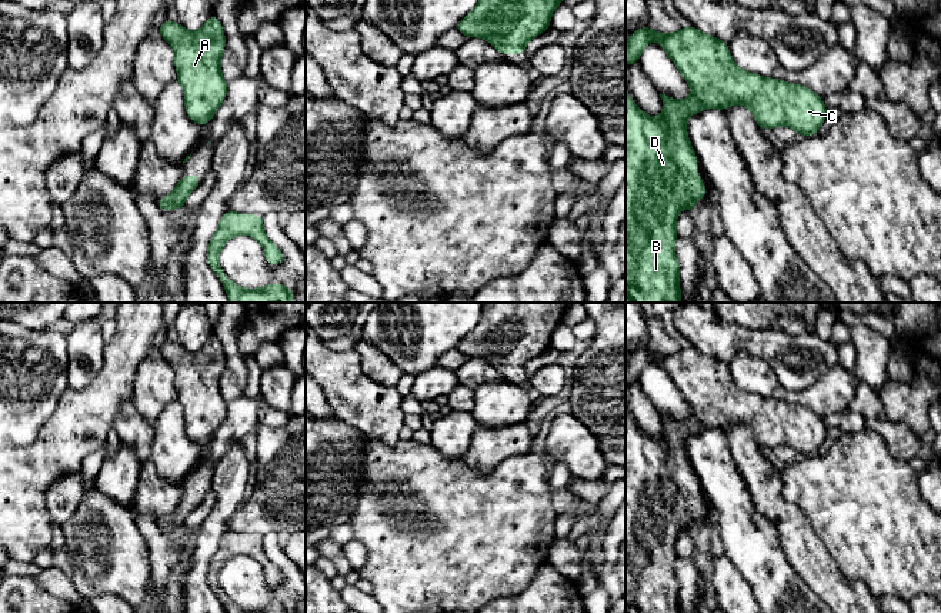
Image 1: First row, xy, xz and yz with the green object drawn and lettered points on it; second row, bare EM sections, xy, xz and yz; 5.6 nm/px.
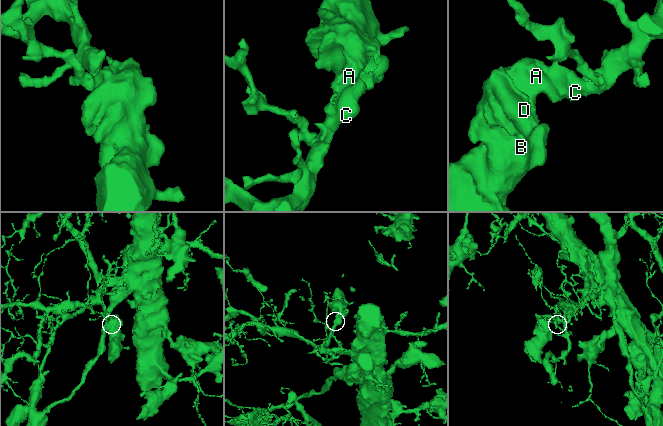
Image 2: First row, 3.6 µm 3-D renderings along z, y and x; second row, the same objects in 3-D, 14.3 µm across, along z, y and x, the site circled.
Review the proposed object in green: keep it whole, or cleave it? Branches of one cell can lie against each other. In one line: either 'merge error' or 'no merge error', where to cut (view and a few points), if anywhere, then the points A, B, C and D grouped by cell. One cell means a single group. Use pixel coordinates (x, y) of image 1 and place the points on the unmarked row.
no merge error | no cut | A B C D

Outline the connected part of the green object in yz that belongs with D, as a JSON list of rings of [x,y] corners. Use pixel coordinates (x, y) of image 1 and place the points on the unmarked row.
[[[694,346],[671,354],[661,354],[650,347],[637,349],[625,363],[625,386],[638,384],[641,370],[657,362],[678,387],[691,407],[685,420],[660,414],[663,436],[651,437],[630,419],[625,407],[625,613],[681,613],[678,603],[680,583],[674,566],[675,543],[681,529],[694,533],[695,520],[708,510],[697,496],[698,477],[693,472],[685,443],[691,434],[704,429],[725,430],[733,424],[750,429],[760,449],[790,446],[798,456],[815,456],[824,444],[827,427],[811,409],[767,399],[740,389],[728,370],[728,363],[708,356]]]

